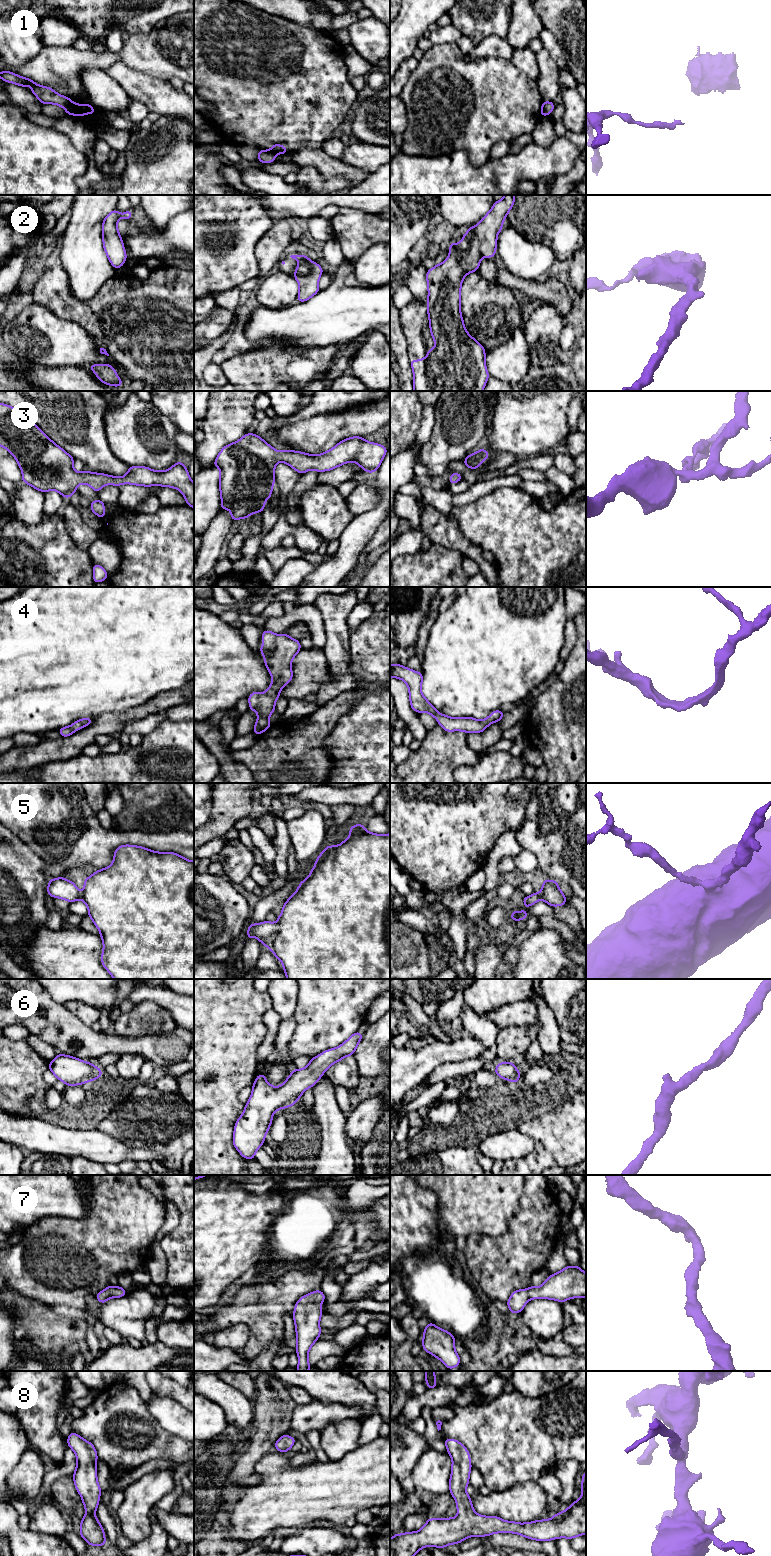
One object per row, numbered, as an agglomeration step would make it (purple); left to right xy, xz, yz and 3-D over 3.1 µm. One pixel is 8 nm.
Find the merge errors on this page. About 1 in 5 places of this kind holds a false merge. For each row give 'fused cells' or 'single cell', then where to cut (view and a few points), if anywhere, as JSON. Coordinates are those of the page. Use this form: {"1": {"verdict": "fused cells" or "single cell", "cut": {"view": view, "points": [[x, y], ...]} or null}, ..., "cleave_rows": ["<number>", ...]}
{"1": {"verdict": "fused cells", "cut": {"view": "xy", "points": [[76, 104], [75, 115]]}}, "2": {"verdict": "single cell", "cut": null}, "3": {"verdict": "single cell", "cut": null}, "4": {"verdict": "single cell", "cut": null}, "5": {"verdict": "single cell", "cut": null}, "6": {"verdict": "single cell", "cut": null}, "7": {"verdict": "single cell", "cut": null}, "8": {"verdict": "single cell", "cut": null}, "cleave_rows": ["1"]}

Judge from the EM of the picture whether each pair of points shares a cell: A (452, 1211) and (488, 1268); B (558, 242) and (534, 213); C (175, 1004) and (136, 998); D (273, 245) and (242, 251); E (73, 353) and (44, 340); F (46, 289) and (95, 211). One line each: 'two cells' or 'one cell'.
A: two cells
B: one cell
C: one cell
D: two cells
E: one cell
F: two cells

